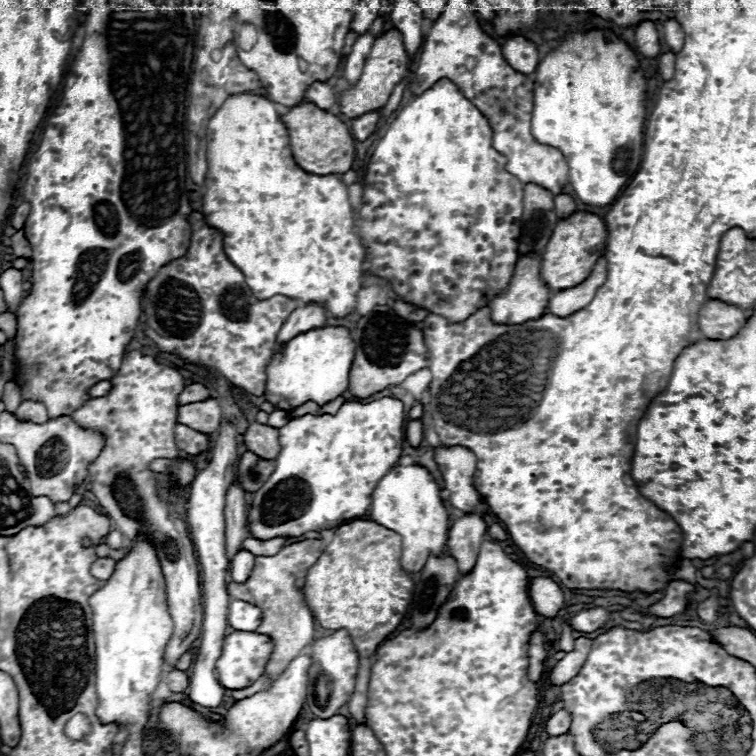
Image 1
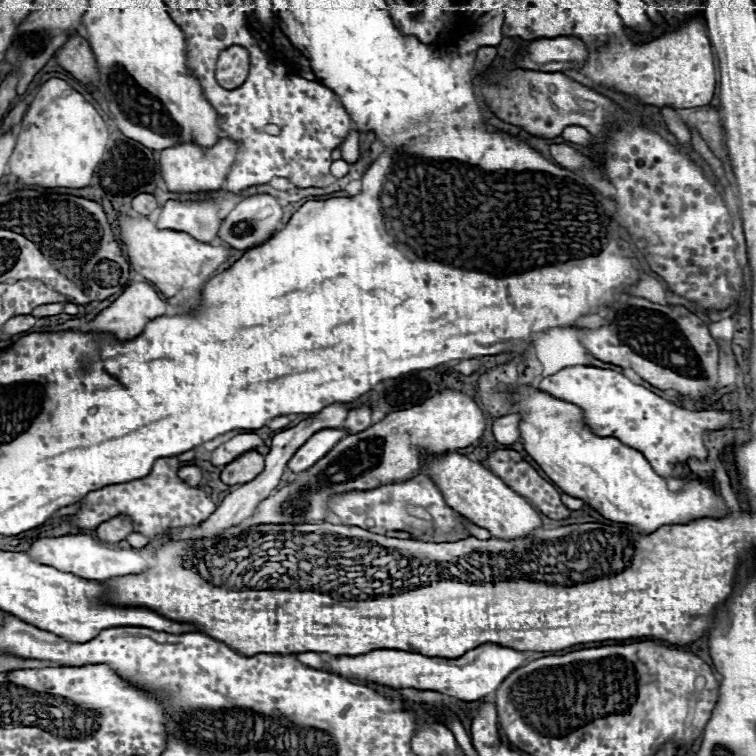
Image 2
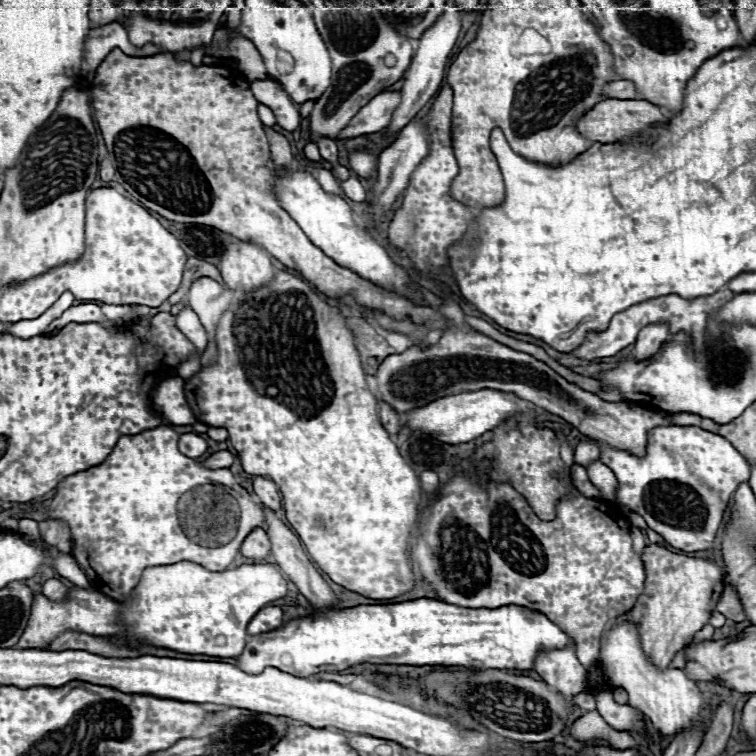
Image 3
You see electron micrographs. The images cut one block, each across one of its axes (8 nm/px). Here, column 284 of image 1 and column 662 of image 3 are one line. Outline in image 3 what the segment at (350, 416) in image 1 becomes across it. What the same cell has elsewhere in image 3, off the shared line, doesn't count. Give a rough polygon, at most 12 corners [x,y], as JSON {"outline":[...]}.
{"outline":[[648,430],[642,458],[602,444],[616,504],[666,542],[712,548],[750,480],[726,438]]}

